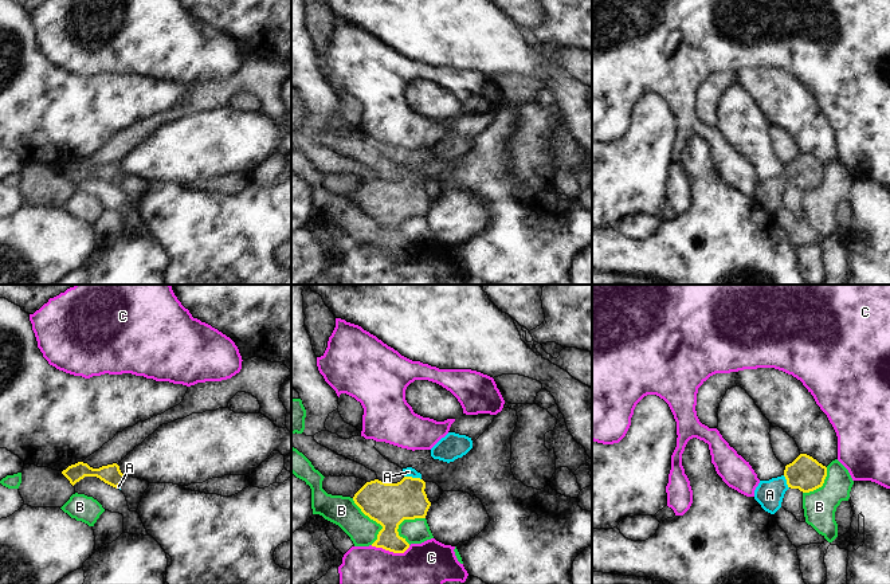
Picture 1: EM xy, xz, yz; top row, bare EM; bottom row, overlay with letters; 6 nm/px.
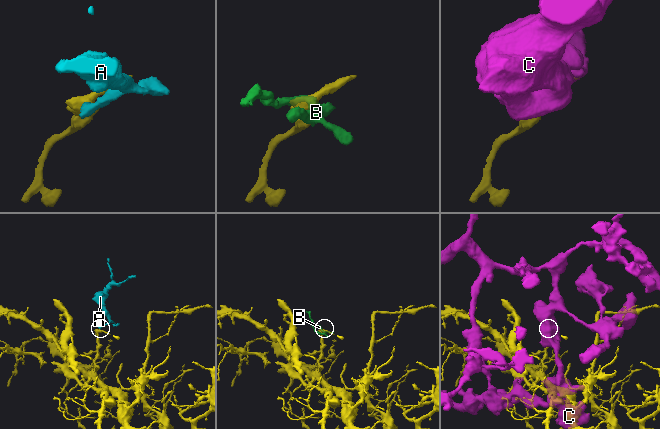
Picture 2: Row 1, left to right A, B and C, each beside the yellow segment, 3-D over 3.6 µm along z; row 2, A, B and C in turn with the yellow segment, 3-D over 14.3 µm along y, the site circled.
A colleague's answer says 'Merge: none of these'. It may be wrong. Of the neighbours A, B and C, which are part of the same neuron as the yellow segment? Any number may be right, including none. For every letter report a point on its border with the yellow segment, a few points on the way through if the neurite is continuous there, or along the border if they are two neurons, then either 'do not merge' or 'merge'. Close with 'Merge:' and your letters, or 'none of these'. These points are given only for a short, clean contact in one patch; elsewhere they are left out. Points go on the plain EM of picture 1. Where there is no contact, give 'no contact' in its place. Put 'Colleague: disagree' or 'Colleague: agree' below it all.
A: xz (411, 176) | across xz (388, 203), (411, 176), (408, 171) | merge
B: xz (375, 219) | do not merge
C: xz (391, 250) | do not merge
Merge: A
Colleague: disagree

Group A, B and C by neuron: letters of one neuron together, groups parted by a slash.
A / B / C

